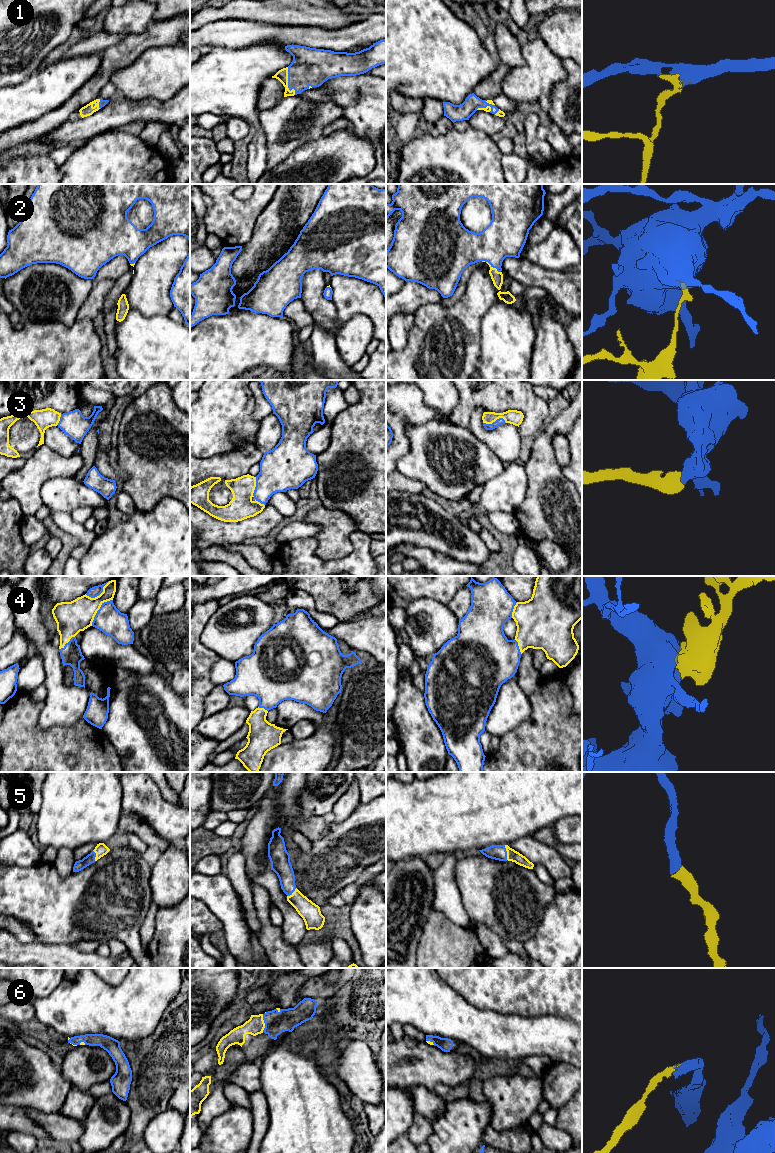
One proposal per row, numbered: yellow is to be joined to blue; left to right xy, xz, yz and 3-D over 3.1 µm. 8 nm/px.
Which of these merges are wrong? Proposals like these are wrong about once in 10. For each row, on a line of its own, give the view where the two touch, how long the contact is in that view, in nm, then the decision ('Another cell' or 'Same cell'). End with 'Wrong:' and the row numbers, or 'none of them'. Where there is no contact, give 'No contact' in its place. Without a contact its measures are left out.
1: Touches blue in xz. Shared border 240 nm. Same cell
2: Touches blue in yz. Shared border 180 nm. Same cell
3: Touches blue in yz. Shared border 190 nm. Same cell
4: Touches blue in xy. Shared border 280 nm. Same cell
5: Touches blue in yz. Shared border 120 nm. Same cell
6: Touches blue in xz. Shared border 140 nm. Same cell
Wrong: none of them

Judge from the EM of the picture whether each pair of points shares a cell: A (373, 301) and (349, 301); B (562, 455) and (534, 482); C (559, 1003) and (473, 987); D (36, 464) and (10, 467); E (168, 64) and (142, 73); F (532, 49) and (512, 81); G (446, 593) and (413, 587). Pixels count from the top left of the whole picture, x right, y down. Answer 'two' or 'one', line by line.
A: one
B: two
C: one
D: two
E: one
F: one
G: one

